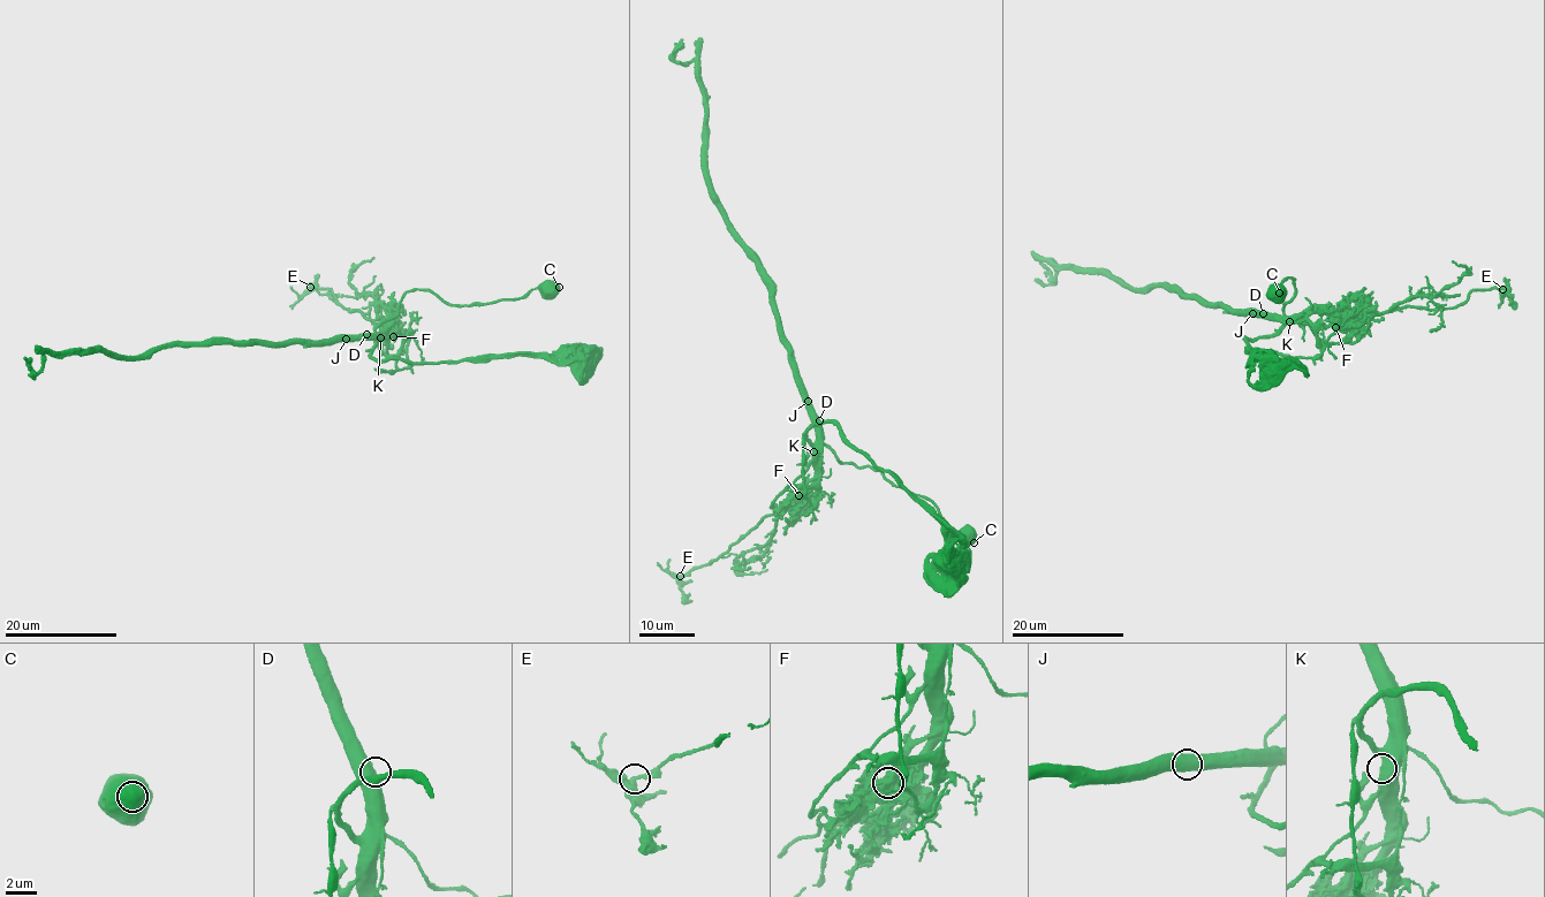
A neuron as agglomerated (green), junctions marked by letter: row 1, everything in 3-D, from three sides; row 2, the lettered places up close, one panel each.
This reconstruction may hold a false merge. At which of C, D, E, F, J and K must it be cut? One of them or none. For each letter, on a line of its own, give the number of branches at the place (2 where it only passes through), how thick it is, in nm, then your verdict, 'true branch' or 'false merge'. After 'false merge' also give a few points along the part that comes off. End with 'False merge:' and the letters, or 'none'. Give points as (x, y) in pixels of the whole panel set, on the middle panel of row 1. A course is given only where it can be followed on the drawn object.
C: branches 1; calibre 800 nm; true branch
D: branches 1; calibre 750 nm; true branch
E: branches 2; calibre 360 nm; true branch
F: branches 1; calibre 700 nm; true branch
J: branches 1; calibre 750 nm; true branch
K: branches 1; calibre 800 nm; false merge; course (813, 451), (809, 466), (772, 502), (772, 515), (764, 515), (711, 563), (686, 572), (679, 582), (683, 603)
False merge: K

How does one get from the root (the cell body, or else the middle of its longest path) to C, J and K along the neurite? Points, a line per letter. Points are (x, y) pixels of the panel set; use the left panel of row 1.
C: (585, 359), (566, 350), (437, 363), (371, 357), (375, 327), (396, 314), (411, 290), (472, 305), (559, 287)
J: (585, 359), (566, 350), (548, 355), (493, 356), (437, 363), (373, 360), (371, 352), (376, 336), (346, 339)
K: (585, 359), (566, 350), (548, 355), (493, 356), (437, 363), (373, 360), (371, 352), (380, 337)

